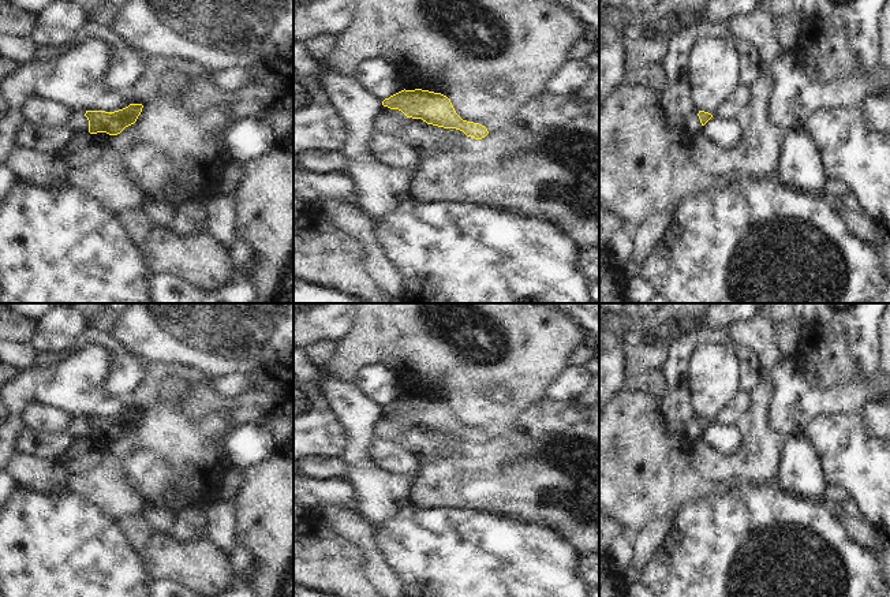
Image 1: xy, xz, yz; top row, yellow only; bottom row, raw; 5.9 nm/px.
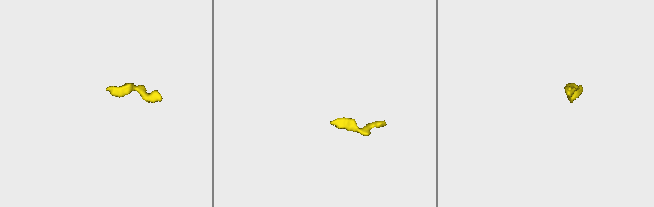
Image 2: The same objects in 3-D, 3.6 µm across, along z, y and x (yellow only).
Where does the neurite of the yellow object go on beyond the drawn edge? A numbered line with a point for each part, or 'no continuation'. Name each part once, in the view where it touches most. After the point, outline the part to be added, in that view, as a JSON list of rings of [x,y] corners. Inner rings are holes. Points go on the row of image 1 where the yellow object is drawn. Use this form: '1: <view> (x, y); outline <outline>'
1: xz (393, 123); outline [[[392,109],[390,112],[379,112],[373,120],[373,128],[386,137],[400,139],[410,146],[415,146],[407,137],[405,128],[414,122],[401,111]]]

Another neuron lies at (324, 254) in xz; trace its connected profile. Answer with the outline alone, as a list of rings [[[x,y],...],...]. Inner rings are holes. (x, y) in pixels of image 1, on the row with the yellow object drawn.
[[[319,216],[306,221],[303,230],[293,228],[293,279],[318,287],[334,288],[364,303],[386,303],[389,295],[378,287],[364,266],[364,255],[356,238]]]

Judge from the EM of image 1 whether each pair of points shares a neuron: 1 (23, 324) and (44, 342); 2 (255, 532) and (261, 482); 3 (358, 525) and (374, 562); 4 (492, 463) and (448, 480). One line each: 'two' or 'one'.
1: two
2: one
3: one
4: one

